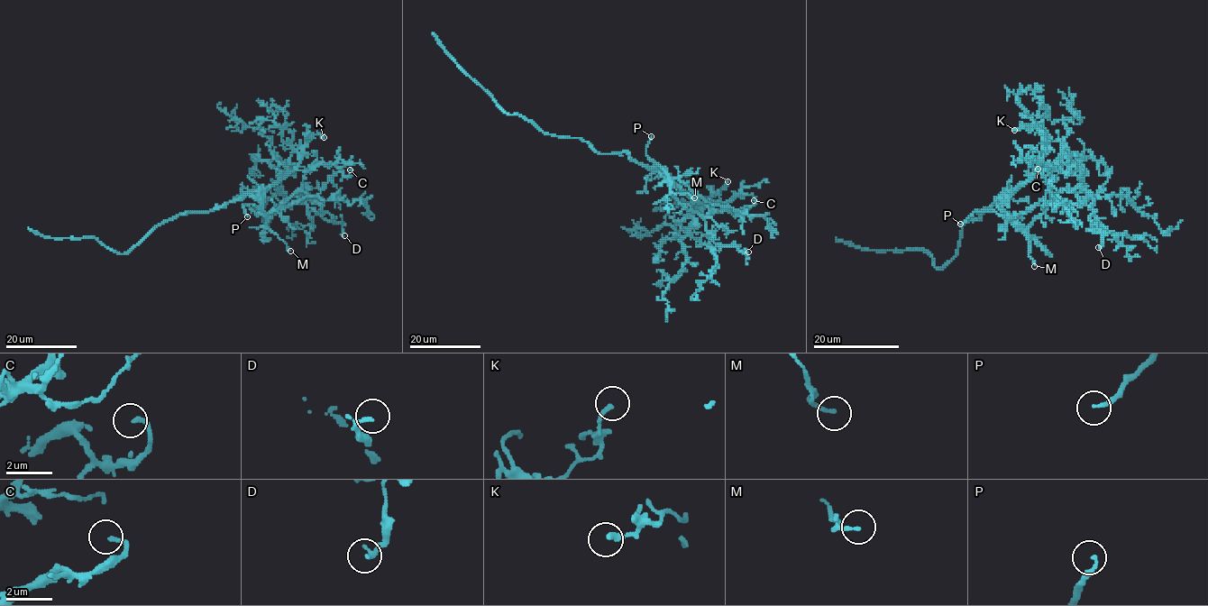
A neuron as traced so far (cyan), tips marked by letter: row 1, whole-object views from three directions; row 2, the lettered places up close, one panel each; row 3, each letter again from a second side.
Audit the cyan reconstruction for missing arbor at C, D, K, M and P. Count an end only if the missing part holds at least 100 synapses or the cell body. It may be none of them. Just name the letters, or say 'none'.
P

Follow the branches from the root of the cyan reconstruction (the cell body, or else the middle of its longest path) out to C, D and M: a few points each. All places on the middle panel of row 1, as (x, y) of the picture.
C: (625, 151), (645, 165), (661, 167), (708, 201), (727, 209), (754, 206), (754, 200)
D: (625, 151), (638, 162), (664, 170), (671, 194), (704, 220), (709, 247), (735, 246), (746, 255), (748, 252)
M: (625, 151), (645, 165), (661, 167), (673, 193), (688, 194), (694, 197)

